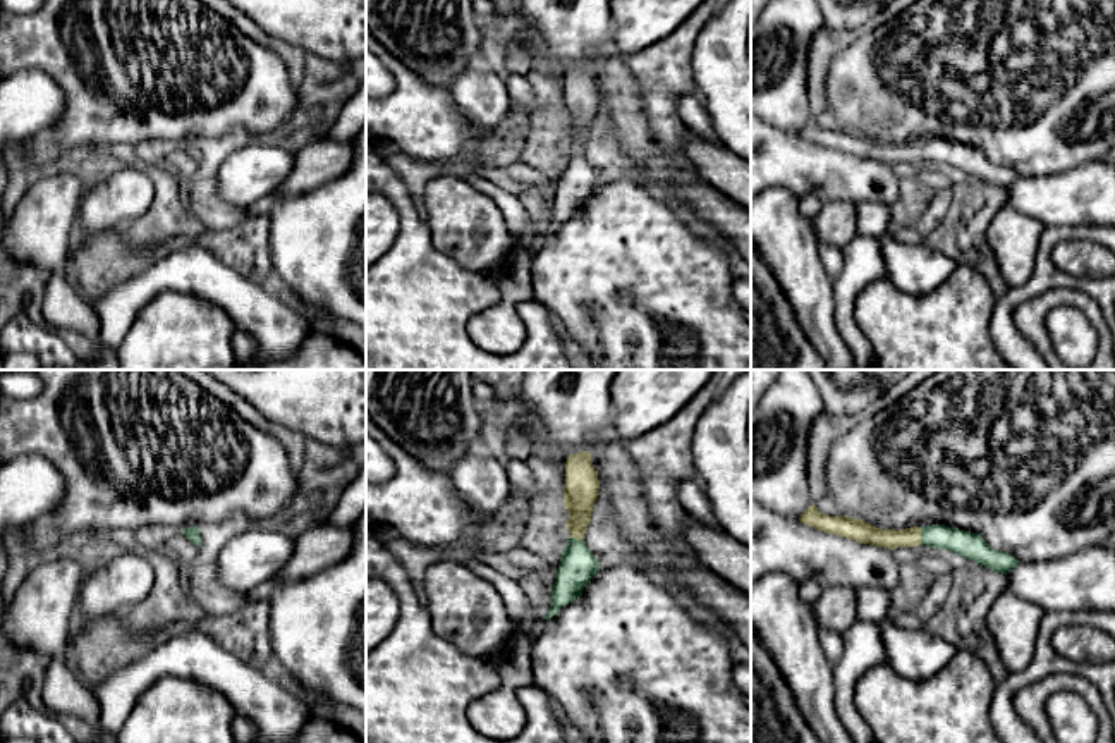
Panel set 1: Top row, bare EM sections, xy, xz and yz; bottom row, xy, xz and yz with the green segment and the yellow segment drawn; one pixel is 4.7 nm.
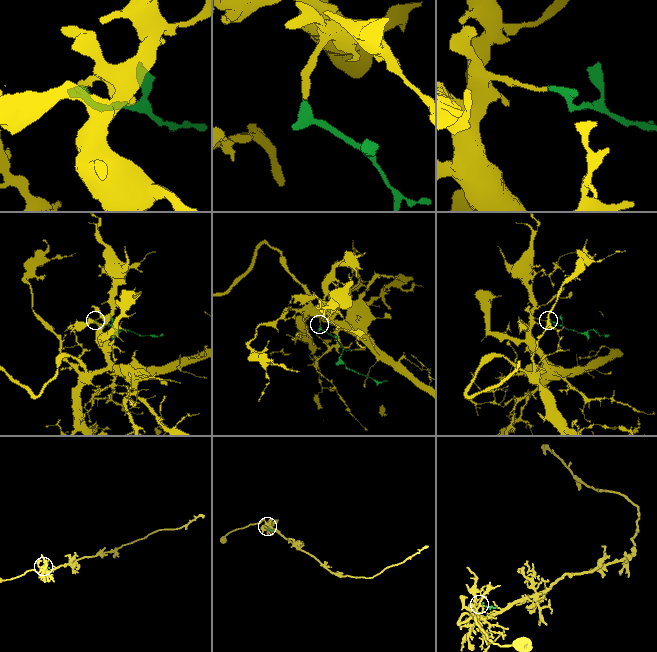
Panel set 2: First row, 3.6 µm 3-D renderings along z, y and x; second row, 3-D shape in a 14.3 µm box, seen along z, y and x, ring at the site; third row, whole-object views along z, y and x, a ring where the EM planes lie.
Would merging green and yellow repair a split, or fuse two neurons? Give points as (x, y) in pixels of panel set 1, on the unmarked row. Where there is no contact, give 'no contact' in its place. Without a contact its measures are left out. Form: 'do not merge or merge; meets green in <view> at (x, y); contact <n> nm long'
merge; meets green in yz at (921, 150); contact 70 nm long

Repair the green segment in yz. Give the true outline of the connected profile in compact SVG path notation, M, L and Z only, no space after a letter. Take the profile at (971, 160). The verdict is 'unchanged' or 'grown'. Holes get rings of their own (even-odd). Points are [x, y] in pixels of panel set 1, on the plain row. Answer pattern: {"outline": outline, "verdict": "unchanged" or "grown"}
{"outline": "M814 119L801 129L799 136L825 148L833 148L859 158L869 158L890 165L897 162L917 162L919 158L933 163L952 165L1002 189L1007 189L1019 179L1012 169L991 163L981 150L945 139L881 144L862 134L823 129Z", "verdict": "grown"}

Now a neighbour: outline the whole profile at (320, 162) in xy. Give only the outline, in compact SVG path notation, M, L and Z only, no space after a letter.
M328 138L313 141L294 151L294 167L287 179L270 194L282 201L306 194L344 175L354 162L354 144Z

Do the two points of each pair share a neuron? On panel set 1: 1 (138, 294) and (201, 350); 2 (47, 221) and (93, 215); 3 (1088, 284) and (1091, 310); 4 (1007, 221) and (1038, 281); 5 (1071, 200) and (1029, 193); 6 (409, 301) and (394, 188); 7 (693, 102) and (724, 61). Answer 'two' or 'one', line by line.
1: two
2: two
3: two
4: two
5: one
6: one
7: two

